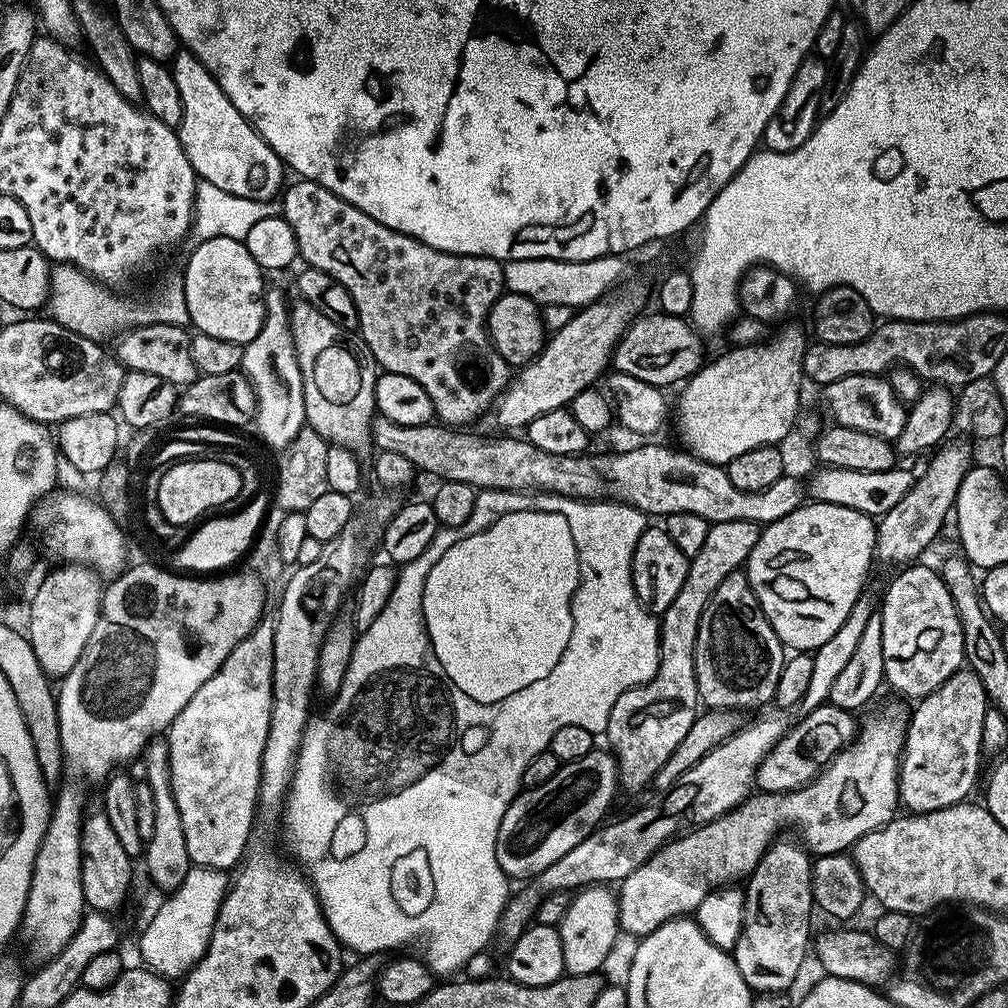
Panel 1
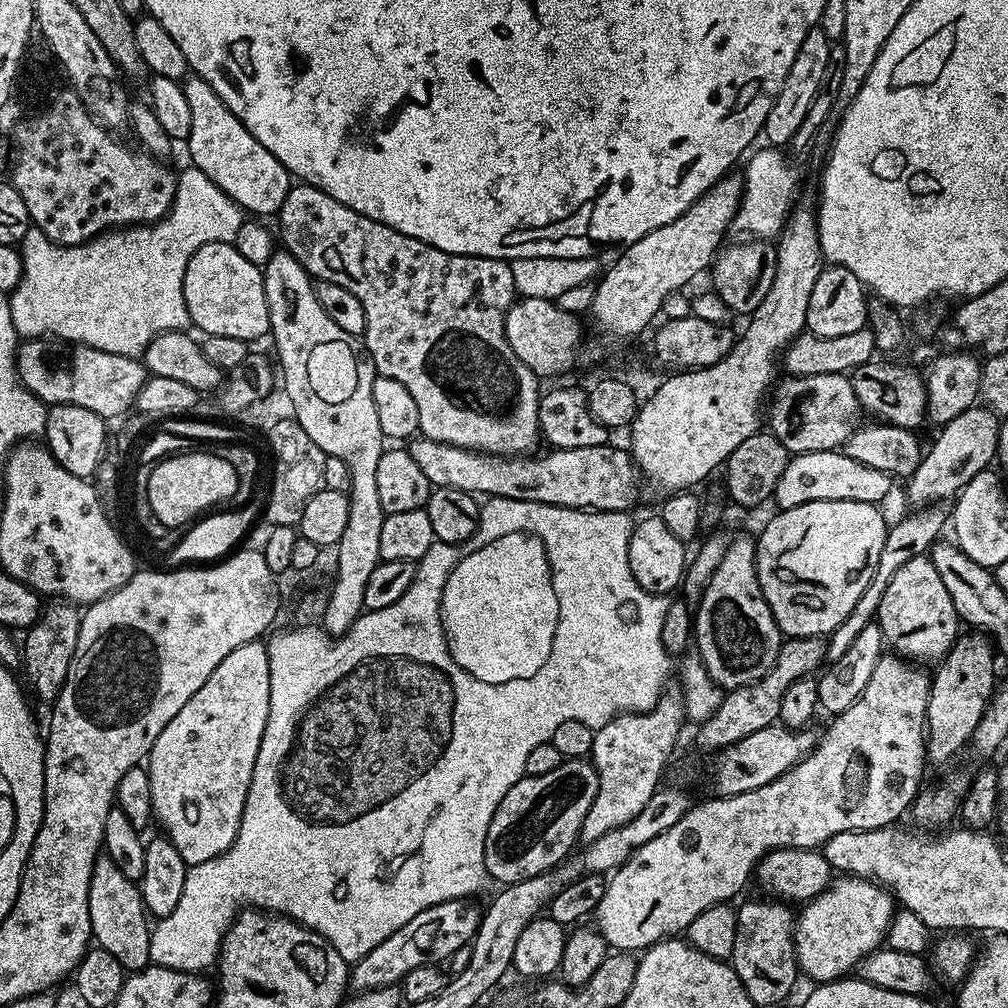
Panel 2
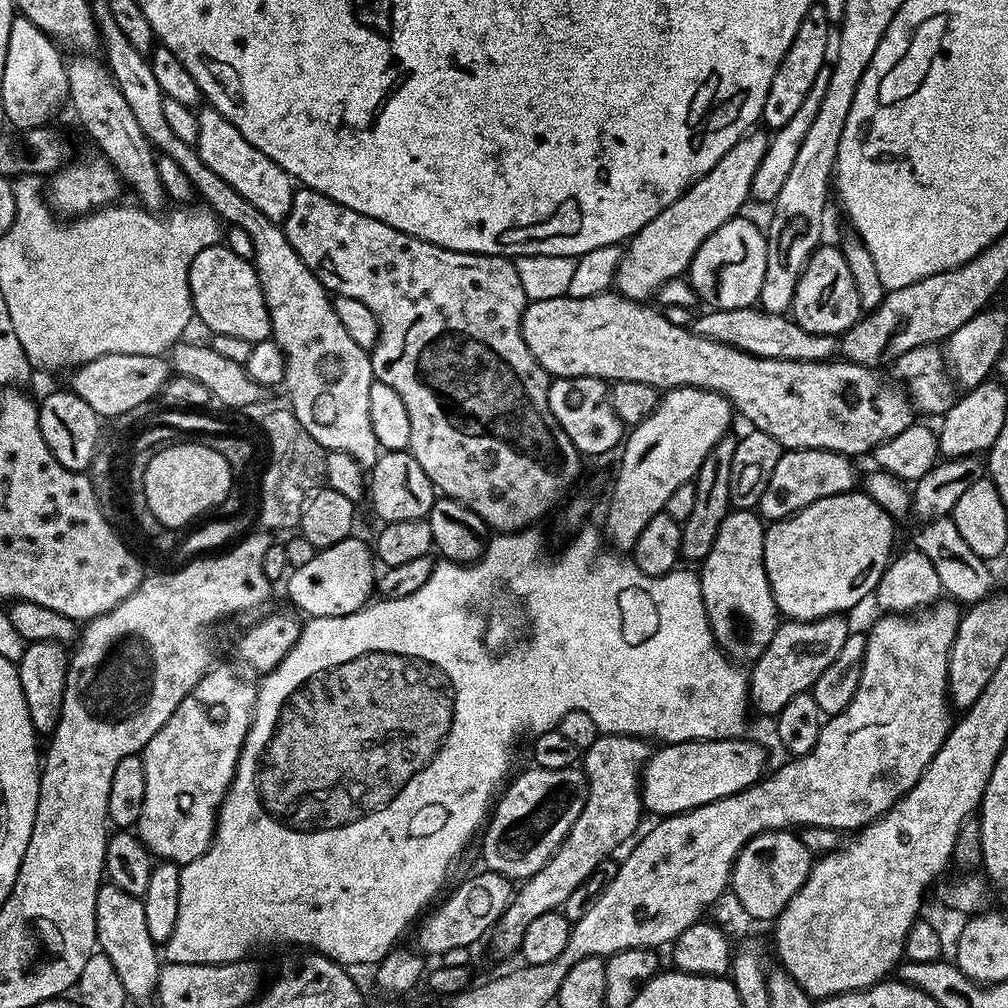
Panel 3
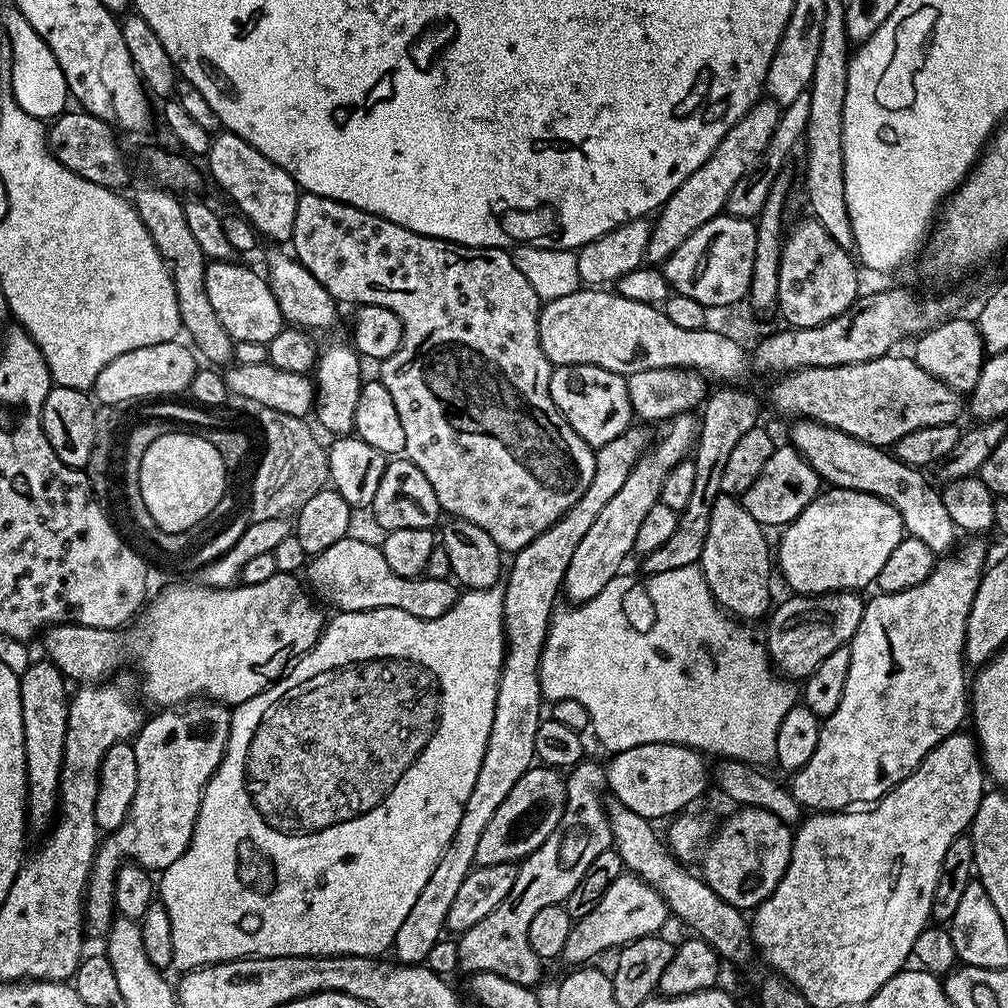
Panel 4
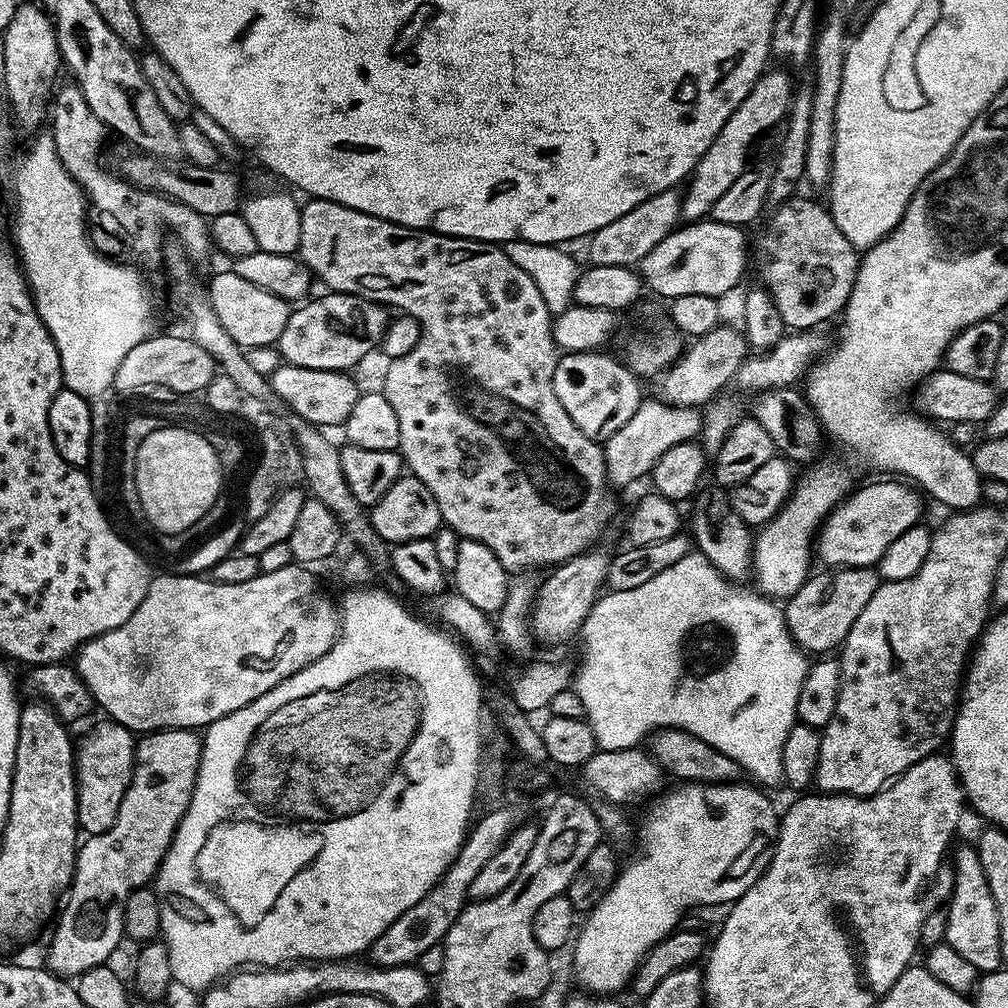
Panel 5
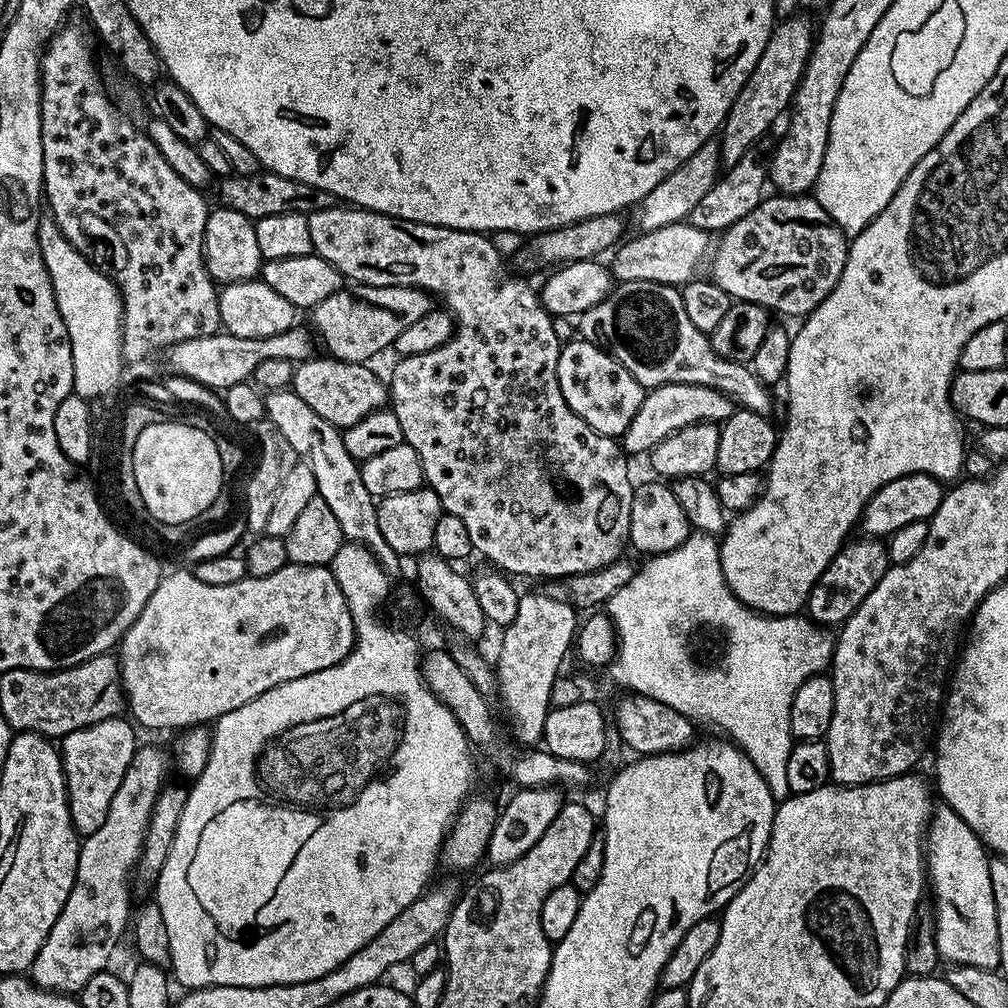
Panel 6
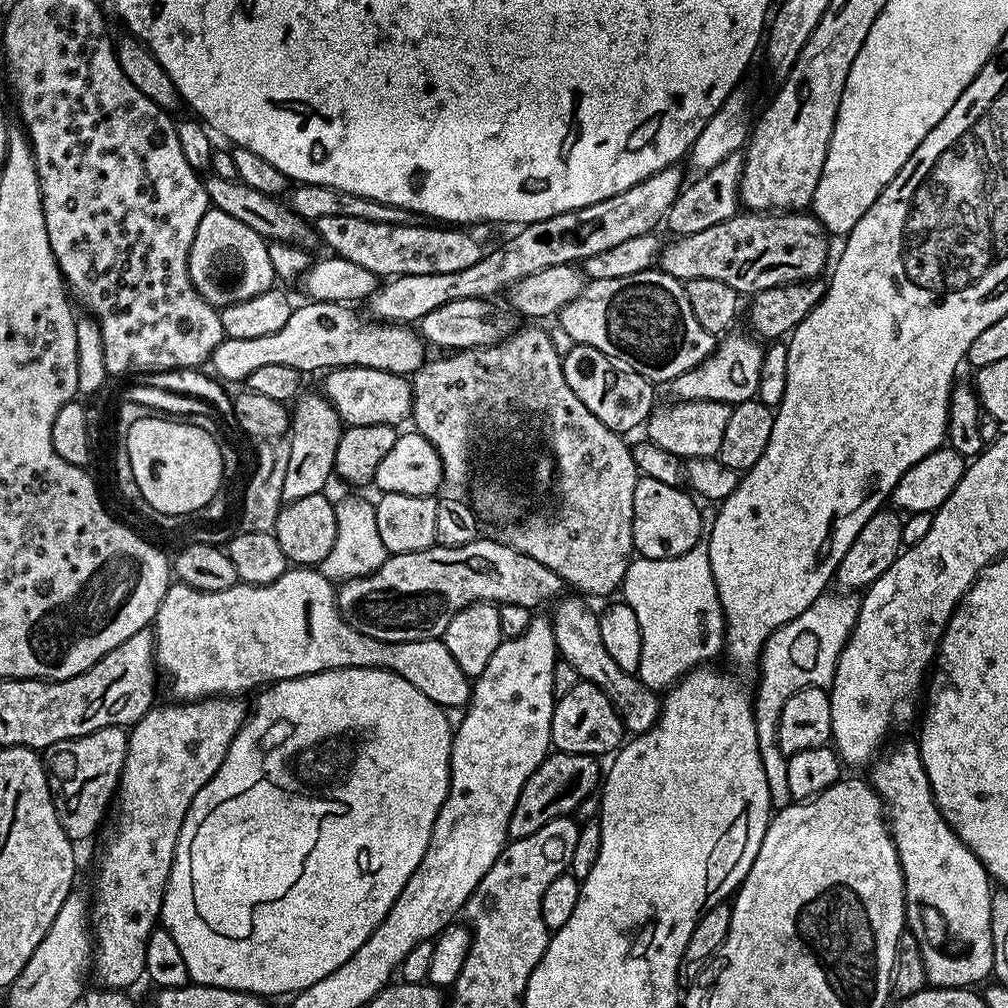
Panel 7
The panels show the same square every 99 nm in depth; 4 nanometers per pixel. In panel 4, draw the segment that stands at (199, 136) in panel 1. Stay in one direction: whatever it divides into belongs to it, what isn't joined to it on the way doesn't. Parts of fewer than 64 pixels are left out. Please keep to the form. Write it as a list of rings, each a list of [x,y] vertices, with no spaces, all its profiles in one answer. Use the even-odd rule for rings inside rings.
[[[227,130],[212,136],[206,163],[216,179],[217,186],[236,203],[235,211],[243,216],[263,239],[265,236],[268,240],[291,241],[294,210],[298,210],[298,198],[302,192],[297,188],[294,178],[290,178],[290,174],[282,170],[282,166],[270,162],[270,158],[254,150],[254,146]]]

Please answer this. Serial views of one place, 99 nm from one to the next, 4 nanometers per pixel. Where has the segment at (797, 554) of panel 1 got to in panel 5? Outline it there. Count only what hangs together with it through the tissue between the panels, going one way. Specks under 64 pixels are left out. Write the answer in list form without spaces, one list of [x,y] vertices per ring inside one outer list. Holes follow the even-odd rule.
[[[900,478],[876,479],[880,480],[858,489],[857,492],[855,490],[849,491],[843,501],[837,504],[836,509],[824,521],[814,540],[815,555],[818,557],[819,563],[820,560],[824,563],[821,565],[832,570],[837,568],[870,568],[879,565],[882,554],[886,554],[886,546],[890,546],[890,542],[894,542],[894,538],[898,538],[905,530],[910,530],[910,526],[921,523],[923,516],[920,515],[924,512],[924,504],[920,501],[921,493],[915,487],[909,486]]]

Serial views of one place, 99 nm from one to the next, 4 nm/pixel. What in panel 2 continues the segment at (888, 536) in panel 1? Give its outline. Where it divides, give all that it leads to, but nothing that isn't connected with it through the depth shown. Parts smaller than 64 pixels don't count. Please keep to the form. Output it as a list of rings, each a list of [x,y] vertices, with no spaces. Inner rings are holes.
[[[983,406],[967,408],[958,418],[939,429],[932,449],[925,451],[920,458],[918,470],[907,477],[908,500],[912,506],[932,506],[944,499],[955,497],[974,478],[974,474],[985,471],[988,464],[997,459],[996,447],[1000,437],[1000,420],[996,413]]]

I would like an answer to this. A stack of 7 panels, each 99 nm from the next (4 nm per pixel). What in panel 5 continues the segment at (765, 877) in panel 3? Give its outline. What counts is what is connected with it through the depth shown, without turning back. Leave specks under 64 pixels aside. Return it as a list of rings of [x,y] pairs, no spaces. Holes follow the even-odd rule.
[[[680,782],[667,792],[661,791],[659,795],[651,801],[652,809],[648,812],[648,817],[644,820],[644,825],[640,828],[640,853],[629,862],[628,865],[621,867],[616,873],[616,880],[610,886],[610,890],[604,895],[602,900],[598,902],[598,906],[594,906],[591,912],[587,913],[585,922],[579,929],[578,935],[574,940],[572,952],[572,968],[576,971],[576,980],[581,984],[583,991],[588,994],[620,994],[620,992],[629,987],[632,983],[632,975],[638,970],[638,966],[646,958],[646,954],[655,944],[665,940],[671,932],[677,931],[681,927],[680,919],[684,916],[687,908],[696,908],[699,904],[724,904],[731,905],[742,894],[746,894],[746,890],[750,890],[750,886],[754,886],[754,882],[759,880],[760,875],[767,870],[769,862],[772,860],[772,852],[776,849],[776,836],[780,833],[780,822],[778,819],[778,808],[772,805],[772,800],[767,791],[761,790],[759,787],[753,786],[751,783],[740,784],[741,782],[729,782],[726,784],[701,784],[699,782]]]

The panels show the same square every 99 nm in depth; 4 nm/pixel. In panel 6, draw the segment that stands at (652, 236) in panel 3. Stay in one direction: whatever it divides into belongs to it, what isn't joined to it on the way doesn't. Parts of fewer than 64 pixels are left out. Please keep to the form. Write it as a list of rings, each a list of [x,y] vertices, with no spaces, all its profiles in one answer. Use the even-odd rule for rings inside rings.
[[[804,14],[781,19],[773,27],[766,42],[766,50],[762,50],[762,58],[758,58],[754,70],[750,70],[746,86],[742,86],[738,98],[734,98],[728,116],[718,133],[720,163],[725,169],[732,168],[734,162],[738,162],[742,154],[746,154],[746,150],[761,143],[765,139],[763,136],[771,130],[772,123],[789,111],[792,95],[795,94],[804,68],[808,65],[808,56],[812,52],[813,43],[814,24],[811,24]]]

